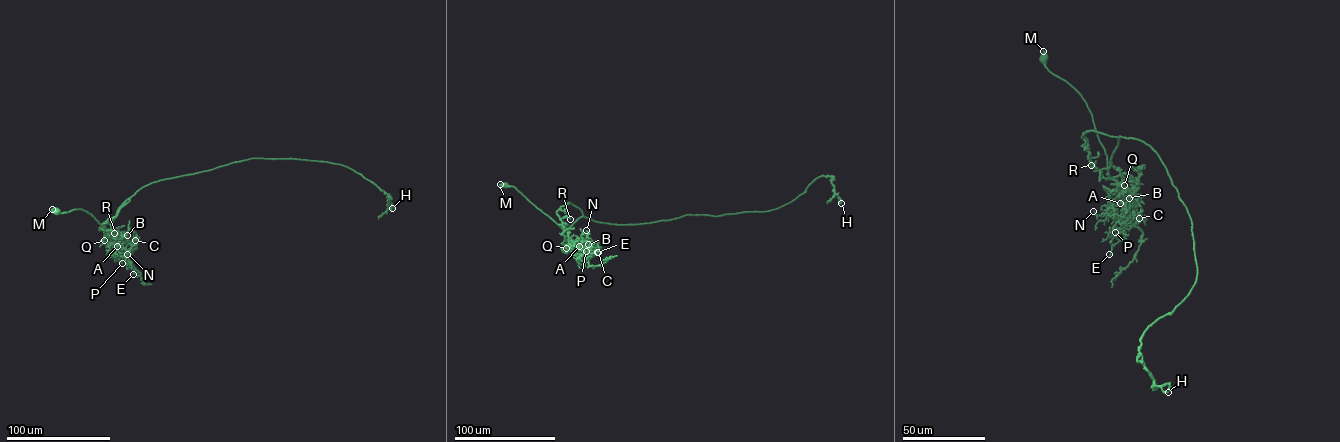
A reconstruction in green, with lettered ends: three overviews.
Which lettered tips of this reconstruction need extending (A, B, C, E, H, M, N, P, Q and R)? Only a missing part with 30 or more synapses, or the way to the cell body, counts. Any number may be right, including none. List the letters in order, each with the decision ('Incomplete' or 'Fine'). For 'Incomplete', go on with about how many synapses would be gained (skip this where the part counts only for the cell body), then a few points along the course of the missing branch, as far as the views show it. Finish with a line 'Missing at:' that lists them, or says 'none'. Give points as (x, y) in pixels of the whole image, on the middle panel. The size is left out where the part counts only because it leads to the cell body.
A: Fine
B: Fine
C: Fine
E: Fine
H: Fine
M: Fine
N: Fine
P: Fine
Q: Fine
R: Fine
Missing at: none

